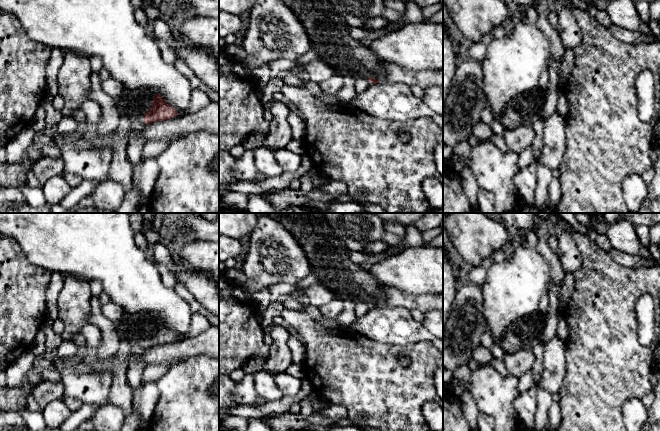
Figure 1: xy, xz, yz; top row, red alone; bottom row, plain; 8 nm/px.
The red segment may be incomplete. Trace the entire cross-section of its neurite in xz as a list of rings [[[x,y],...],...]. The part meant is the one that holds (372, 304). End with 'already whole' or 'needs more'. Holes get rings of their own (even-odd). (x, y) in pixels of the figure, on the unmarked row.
[[[259,213],[279,222],[298,241],[307,256],[311,271],[317,276],[317,282],[329,288],[338,299],[354,304],[363,302],[371,308],[379,307],[371,300],[381,289],[369,271],[362,269],[350,260],[350,249],[338,239],[328,224],[324,213]]]; needs more

